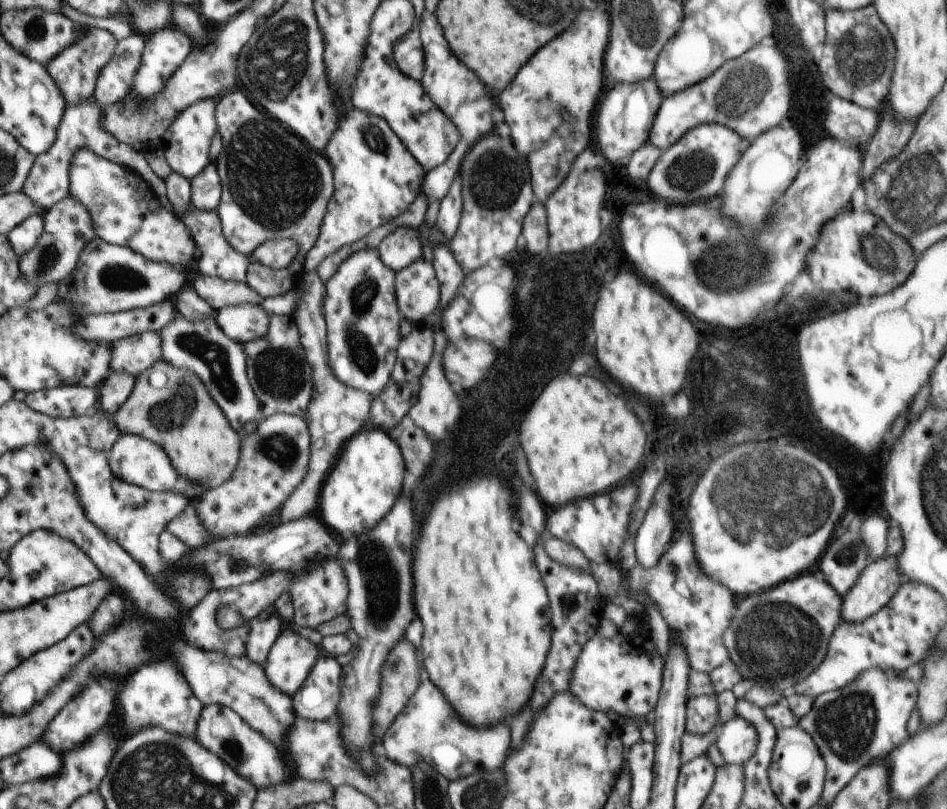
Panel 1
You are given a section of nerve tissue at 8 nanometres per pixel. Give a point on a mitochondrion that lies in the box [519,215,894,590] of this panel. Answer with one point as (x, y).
(789, 482)

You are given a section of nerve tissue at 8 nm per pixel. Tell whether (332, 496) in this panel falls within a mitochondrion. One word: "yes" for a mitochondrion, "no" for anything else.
no

